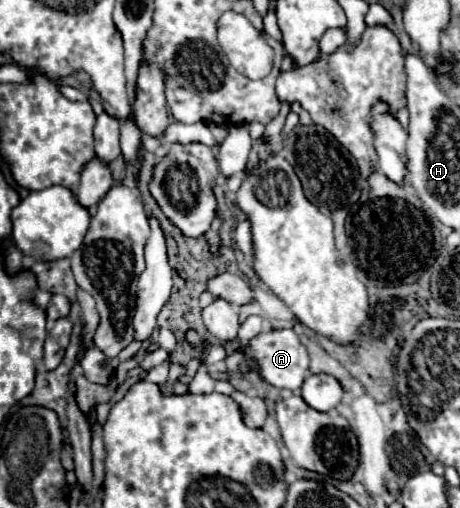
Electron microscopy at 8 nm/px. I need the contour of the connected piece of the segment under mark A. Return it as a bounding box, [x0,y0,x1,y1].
[247,329,309,391]

